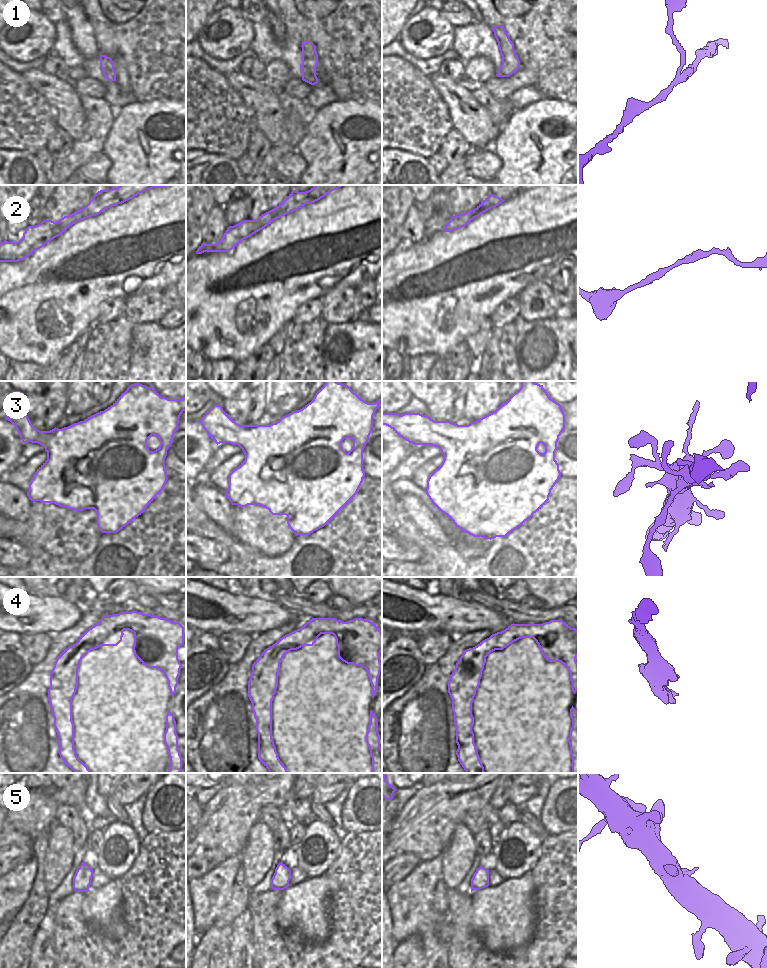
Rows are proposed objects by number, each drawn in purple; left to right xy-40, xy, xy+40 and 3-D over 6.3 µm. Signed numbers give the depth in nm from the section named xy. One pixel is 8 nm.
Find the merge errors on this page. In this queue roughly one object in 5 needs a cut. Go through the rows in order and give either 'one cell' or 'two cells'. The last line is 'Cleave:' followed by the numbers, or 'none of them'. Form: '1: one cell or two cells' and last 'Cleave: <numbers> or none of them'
1: two cells
2: one cell
3: one cell
4: one cell
5: one cell
Cleave: 1

